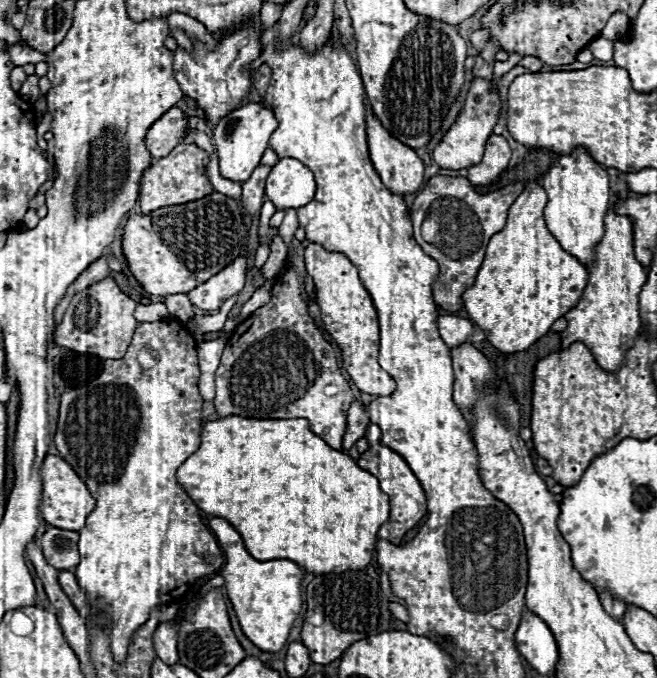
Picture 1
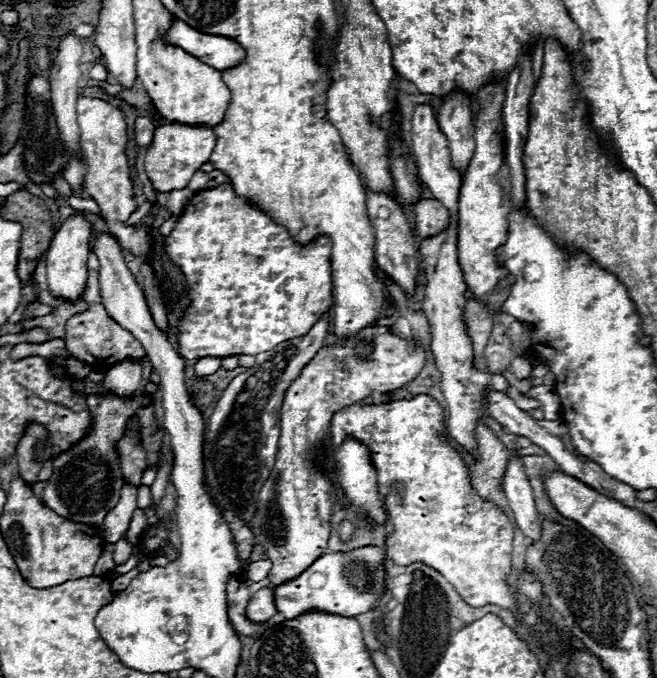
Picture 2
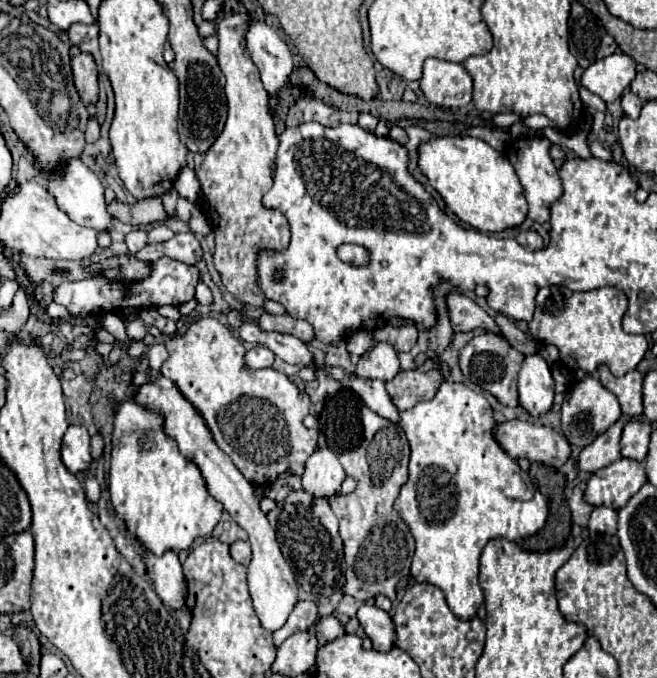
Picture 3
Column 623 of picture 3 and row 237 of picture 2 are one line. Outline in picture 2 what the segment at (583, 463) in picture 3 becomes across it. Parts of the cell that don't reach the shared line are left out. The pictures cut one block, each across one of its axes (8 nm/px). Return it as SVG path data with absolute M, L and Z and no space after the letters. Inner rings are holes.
M422 200L414 210L414 232L418 238L430 238L450 226L450 214L438 200Z

